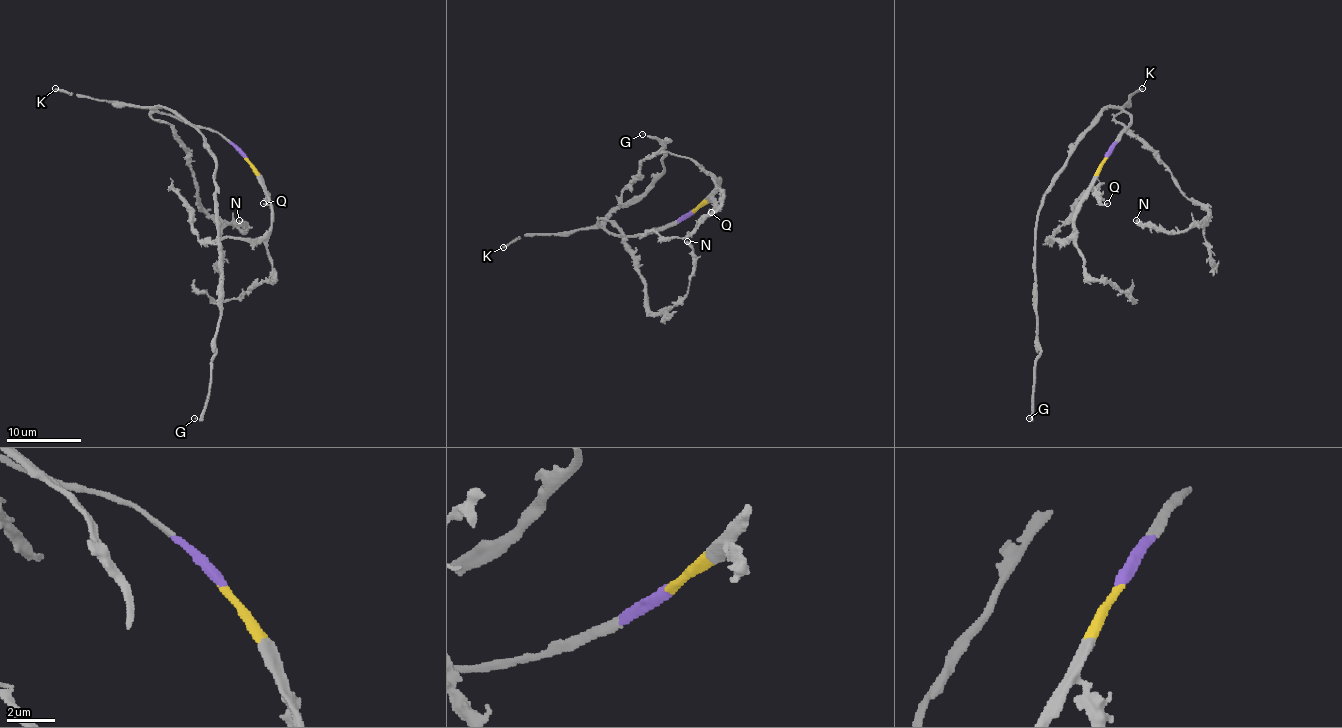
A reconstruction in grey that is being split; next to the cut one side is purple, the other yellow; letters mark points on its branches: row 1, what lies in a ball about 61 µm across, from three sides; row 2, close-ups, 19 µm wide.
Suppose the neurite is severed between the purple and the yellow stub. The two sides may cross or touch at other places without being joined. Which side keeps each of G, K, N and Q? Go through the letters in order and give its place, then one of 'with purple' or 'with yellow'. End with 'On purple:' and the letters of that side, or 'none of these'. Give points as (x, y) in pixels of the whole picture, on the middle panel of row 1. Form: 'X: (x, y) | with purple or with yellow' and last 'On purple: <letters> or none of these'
G: (642, 134) | with purple
K: (503, 247) | with purple
N: (687, 241) | with purple
Q: (711, 212) | with yellow
On purple: G, K, N

